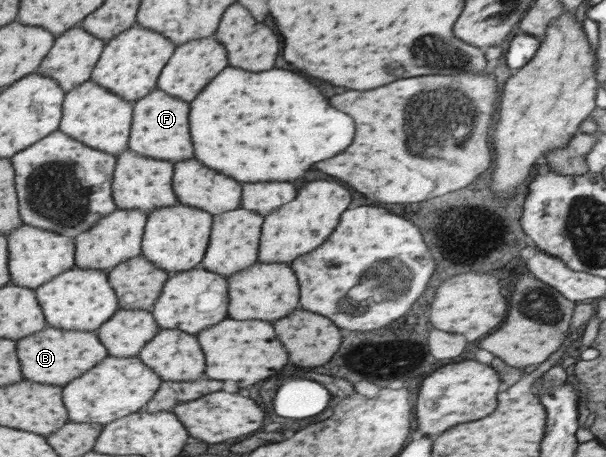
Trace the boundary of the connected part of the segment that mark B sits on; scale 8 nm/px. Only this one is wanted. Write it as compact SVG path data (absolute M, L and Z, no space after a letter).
M46 326L41 332L21 338L17 341L17 345L26 380L62 387L95 368L108 355L107 347L103 345L97 332L92 330L90 332L87 330L60 330L53 326Z

